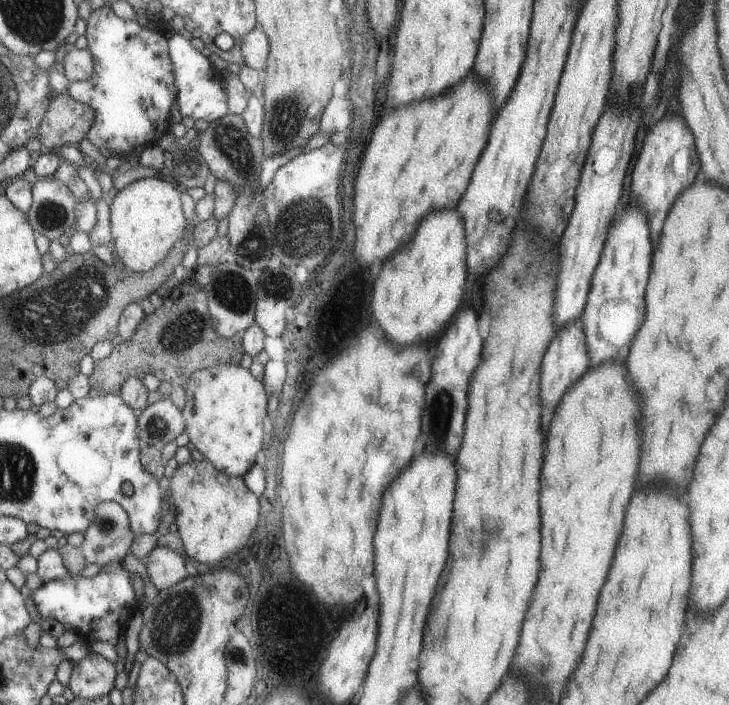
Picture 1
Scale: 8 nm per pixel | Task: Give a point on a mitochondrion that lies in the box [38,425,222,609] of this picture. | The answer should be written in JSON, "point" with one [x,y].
{"point":[108,525]}

